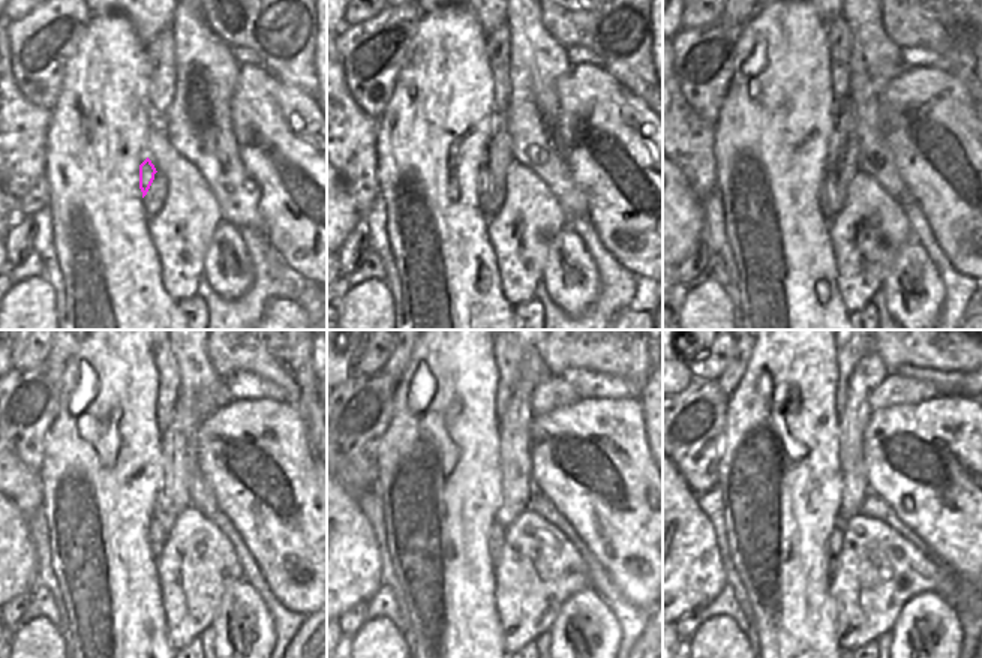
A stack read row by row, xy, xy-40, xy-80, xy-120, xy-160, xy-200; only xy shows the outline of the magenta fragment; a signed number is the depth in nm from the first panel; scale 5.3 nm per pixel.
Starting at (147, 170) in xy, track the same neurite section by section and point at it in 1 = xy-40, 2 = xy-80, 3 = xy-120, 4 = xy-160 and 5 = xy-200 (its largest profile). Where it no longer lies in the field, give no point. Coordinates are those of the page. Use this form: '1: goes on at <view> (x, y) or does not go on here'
1: goes on at xy-40 (483, 174)
2: goes on at xy-80 (823, 191)
3: goes on at xy-120 (158, 537)
4: goes on at xy-160 (498, 532)
5: goes on at xy-200 (834, 543)

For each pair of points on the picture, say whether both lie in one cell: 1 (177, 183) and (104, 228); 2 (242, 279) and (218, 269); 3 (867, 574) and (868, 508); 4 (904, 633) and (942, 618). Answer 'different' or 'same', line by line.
1: different
2: same
3: different
4: same

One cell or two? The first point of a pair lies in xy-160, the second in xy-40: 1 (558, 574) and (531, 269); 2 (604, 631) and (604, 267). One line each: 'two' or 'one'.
1: one
2: two

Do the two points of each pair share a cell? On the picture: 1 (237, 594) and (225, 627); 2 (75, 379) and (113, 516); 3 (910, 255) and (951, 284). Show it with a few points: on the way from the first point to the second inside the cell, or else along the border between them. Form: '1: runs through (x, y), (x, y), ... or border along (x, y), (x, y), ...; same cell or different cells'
1: runs through (237, 601), (225, 615), (225, 619); same cell
2: runs through (101, 414), (104, 417), (104, 481); same cell
3: border along (919, 245), (945, 291), (939, 311); different cells

